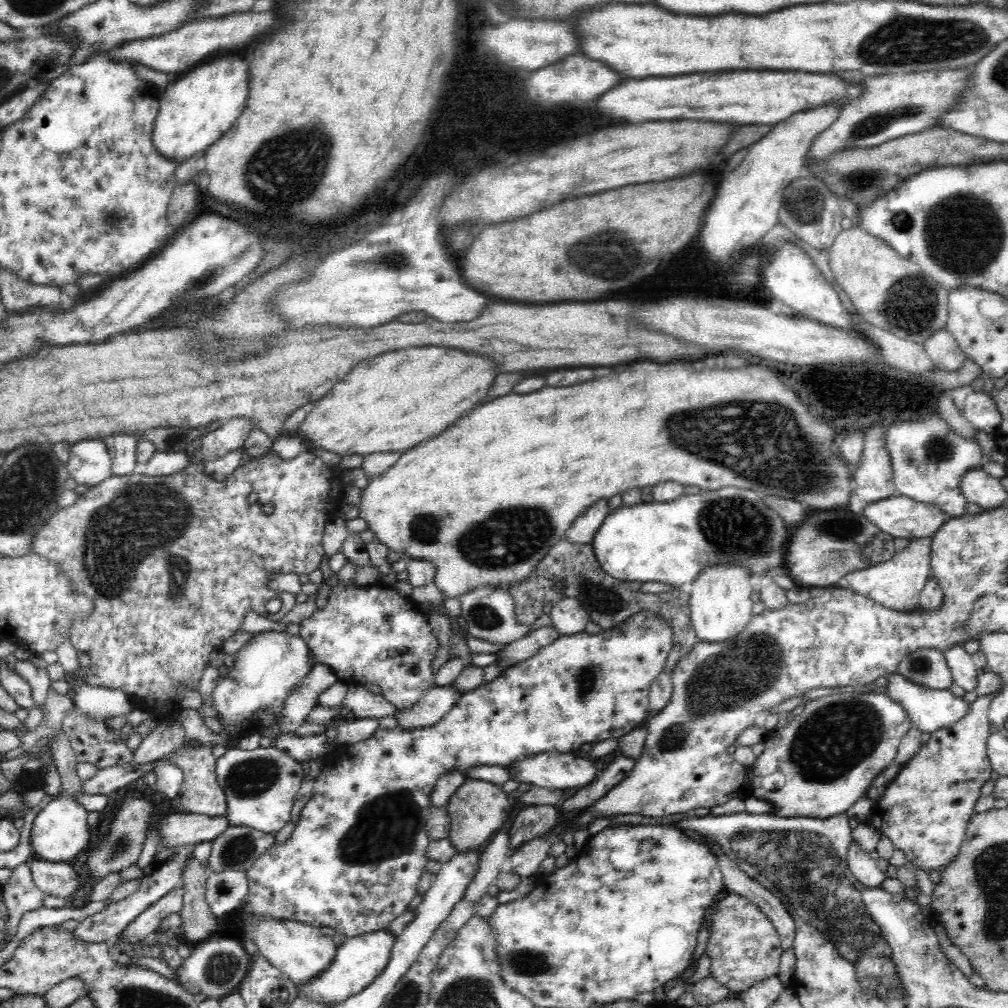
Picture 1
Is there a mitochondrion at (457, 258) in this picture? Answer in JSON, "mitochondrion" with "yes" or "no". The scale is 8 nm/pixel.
{"mitochondrion":"no"}

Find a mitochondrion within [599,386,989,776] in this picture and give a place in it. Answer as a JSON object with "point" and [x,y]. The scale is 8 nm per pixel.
{"point":[746,437]}

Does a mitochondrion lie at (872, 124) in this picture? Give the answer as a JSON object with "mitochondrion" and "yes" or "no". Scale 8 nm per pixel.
{"mitochondrion":"yes"}

